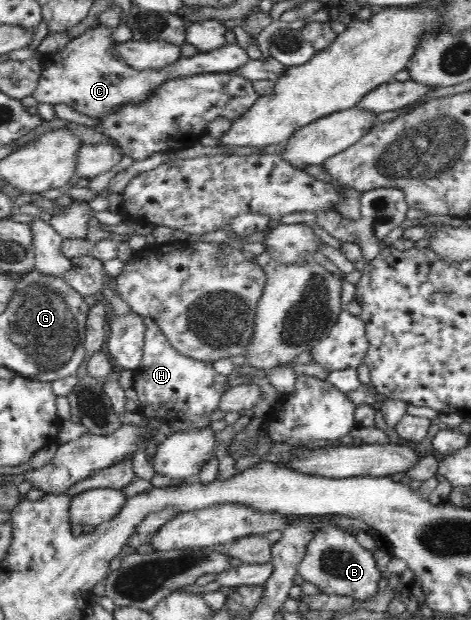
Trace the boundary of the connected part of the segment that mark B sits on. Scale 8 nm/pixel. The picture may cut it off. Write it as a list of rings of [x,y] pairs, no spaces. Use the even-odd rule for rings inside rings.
[[[325,525],[315,533],[306,547],[306,554],[299,563],[297,574],[305,581],[317,585],[321,593],[347,595],[360,602],[367,601],[377,593],[377,583],[382,578],[373,553],[361,547],[351,531],[335,525]]]

